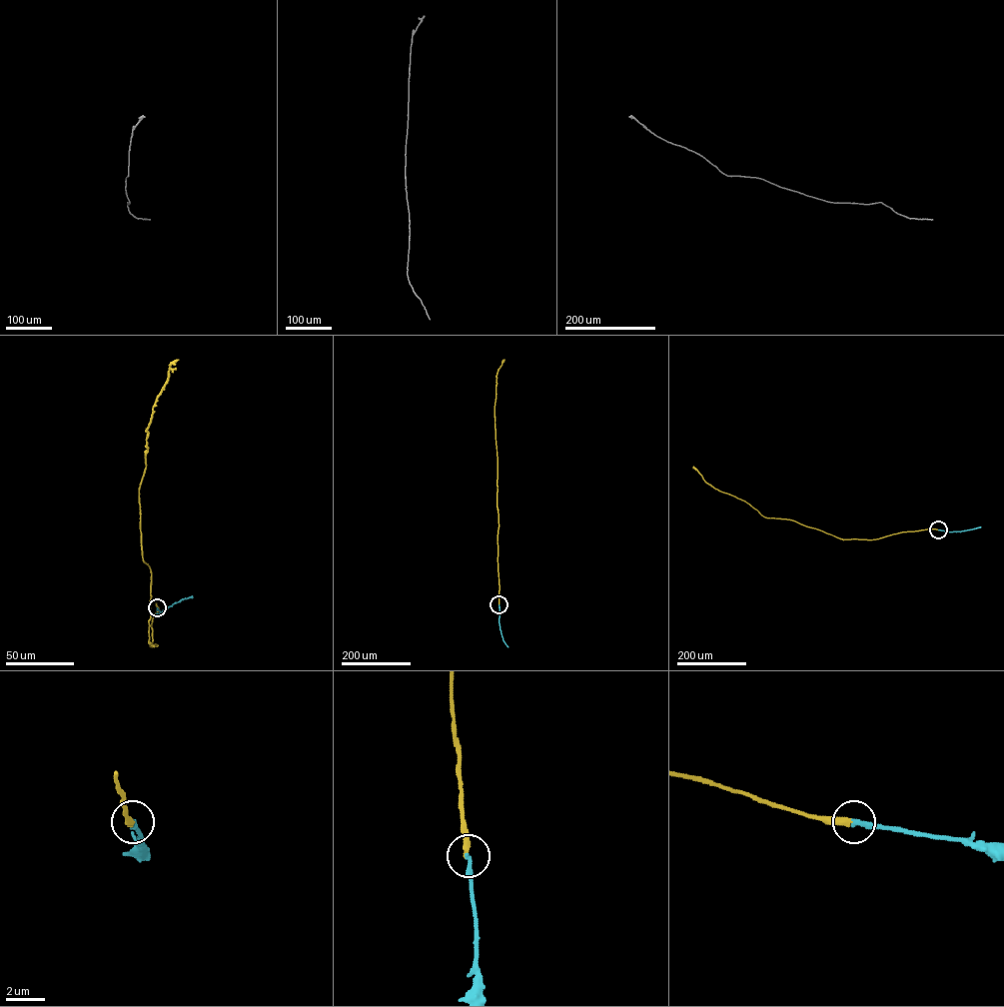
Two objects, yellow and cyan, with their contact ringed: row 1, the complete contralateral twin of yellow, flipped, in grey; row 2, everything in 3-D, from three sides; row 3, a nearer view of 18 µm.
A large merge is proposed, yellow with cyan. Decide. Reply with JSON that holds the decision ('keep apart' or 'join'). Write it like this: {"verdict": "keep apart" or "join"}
{"verdict": "keep apart"}

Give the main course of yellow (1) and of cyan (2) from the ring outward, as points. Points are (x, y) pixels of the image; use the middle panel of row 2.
1: (499, 604), (495, 408), (497, 376), (504, 360)
2: (499, 604), (501, 629), (507, 647)

